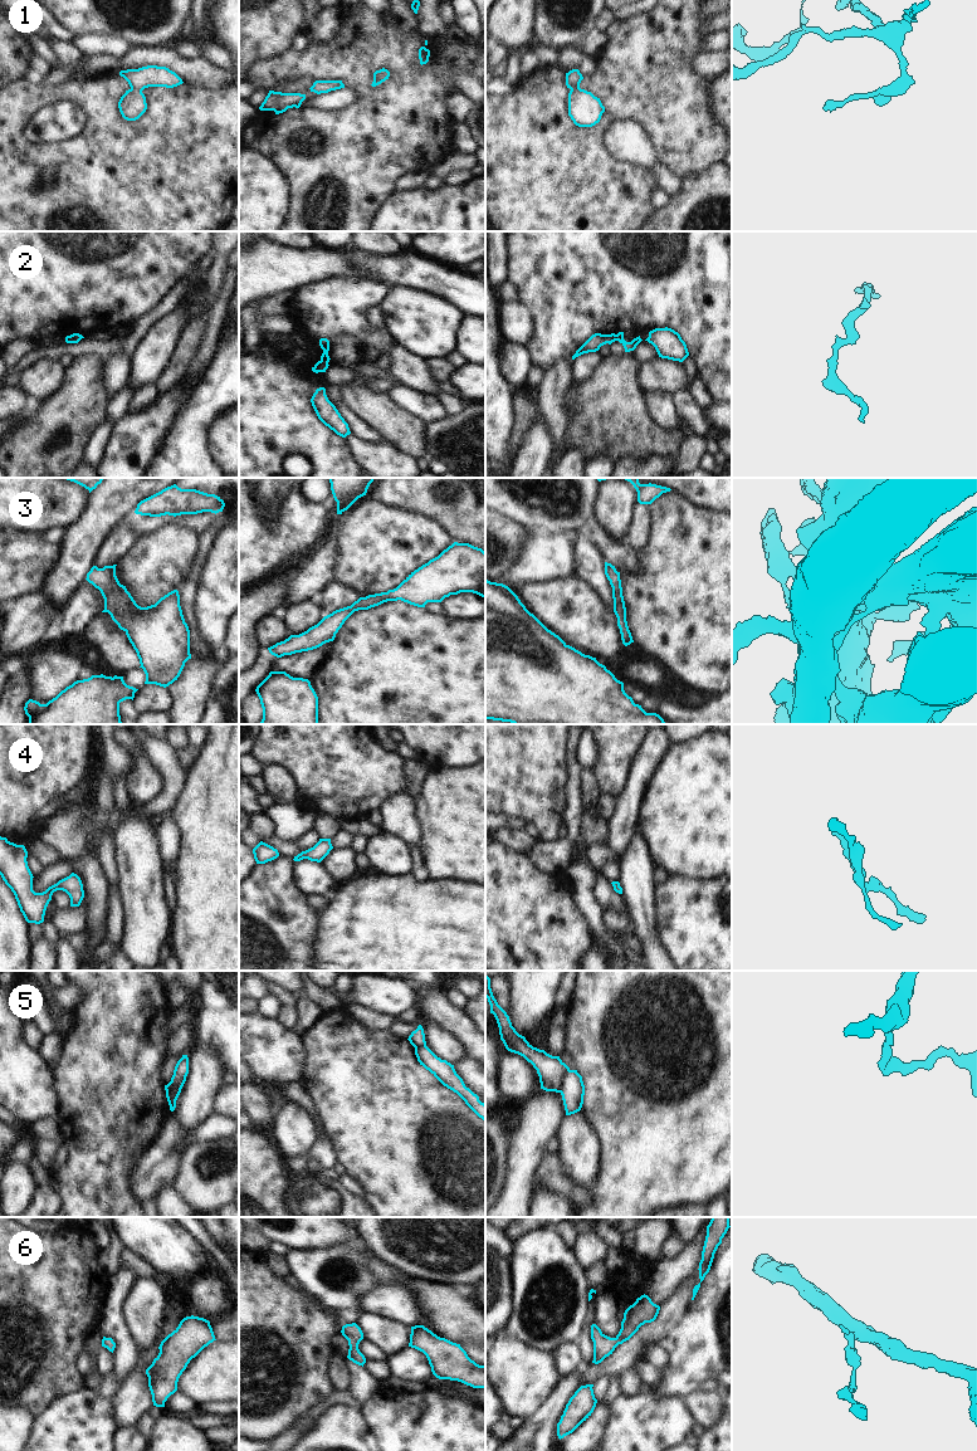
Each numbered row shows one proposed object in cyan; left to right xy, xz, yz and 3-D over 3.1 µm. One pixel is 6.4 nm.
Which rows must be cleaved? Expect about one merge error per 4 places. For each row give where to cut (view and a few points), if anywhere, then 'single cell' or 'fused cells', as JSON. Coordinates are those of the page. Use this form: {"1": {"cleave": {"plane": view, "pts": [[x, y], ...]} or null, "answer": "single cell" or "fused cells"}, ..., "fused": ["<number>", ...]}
{"1": {"cleave": null, "answer": "single cell"}, "2": {"cleave": null, "answer": "single cell"}, "3": {"cleave": null, "answer": "single cell"}, "4": {"cleave": null, "answer": "single cell"}, "5": {"cleave": {"plane": "yz", "pts": [[570, 1070], [560, 1092]]}, "answer": "fused cells"}, "6": {"cleave": null, "answer": "single cell"}, "fused": ["5"]}

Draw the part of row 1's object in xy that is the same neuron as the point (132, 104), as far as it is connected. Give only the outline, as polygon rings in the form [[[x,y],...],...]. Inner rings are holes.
[[[157,65],[121,70],[119,75],[123,77],[131,87],[118,102],[119,112],[127,121],[136,121],[146,112],[147,103],[142,93],[145,88],[174,88],[184,83],[175,72],[166,67]]]

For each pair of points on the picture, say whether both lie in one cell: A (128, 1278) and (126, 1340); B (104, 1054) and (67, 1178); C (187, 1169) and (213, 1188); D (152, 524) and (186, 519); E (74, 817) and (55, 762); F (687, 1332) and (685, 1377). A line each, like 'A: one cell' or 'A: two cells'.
A: one cell
B: one cell
C: one cell
D: one cell
E: two cells
F: one cell

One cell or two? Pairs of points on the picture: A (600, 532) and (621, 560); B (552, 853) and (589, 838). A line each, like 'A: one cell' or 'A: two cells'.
A: one cell
B: two cells

